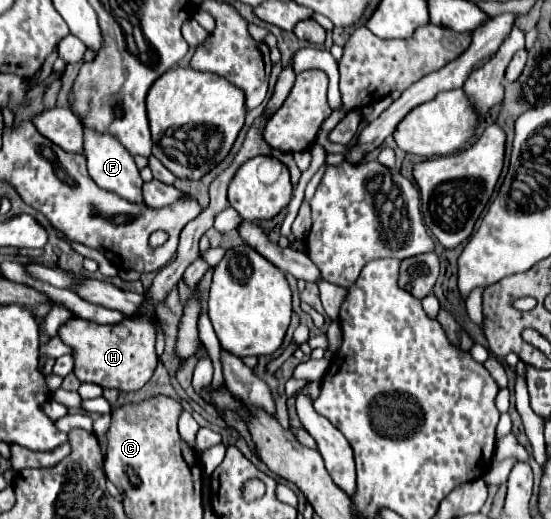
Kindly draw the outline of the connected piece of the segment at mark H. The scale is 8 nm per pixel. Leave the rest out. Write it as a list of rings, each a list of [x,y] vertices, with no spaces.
[[[255,120],[255,124],[251,126],[251,130],[249,130],[249,134],[247,134],[247,138],[245,138],[245,144],[243,144],[243,148],[239,150],[239,154],[235,156],[233,164],[231,164],[227,170],[223,170],[223,172],[211,182],[211,186],[209,186],[211,204],[207,206],[207,210],[203,210],[195,220],[191,220],[191,222],[183,228],[183,232],[181,232],[181,242],[179,242],[179,250],[177,250],[177,258],[175,258],[175,262],[171,262],[171,264],[167,264],[165,268],[159,270],[159,274],[155,276],[151,288],[145,292],[143,308],[141,308],[137,314],[125,318],[125,320],[119,322],[119,324],[97,324],[97,322],[83,320],[83,318],[71,318],[71,320],[67,320],[67,322],[59,328],[59,338],[73,350],[73,360],[75,360],[73,372],[75,372],[75,376],[77,376],[81,382],[97,382],[97,384],[103,386],[103,388],[119,388],[119,390],[129,392],[129,390],[139,390],[139,388],[153,376],[153,370],[155,370],[155,366],[157,366],[157,362],[159,362],[159,358],[157,358],[157,354],[155,354],[155,338],[157,338],[157,334],[155,334],[155,332],[157,332],[157,328],[155,328],[155,322],[157,322],[157,312],[155,312],[155,310],[157,310],[157,308],[155,308],[155,306],[161,304],[161,302],[165,302],[167,294],[175,288],[175,284],[177,284],[179,278],[183,276],[185,268],[199,256],[199,238],[213,226],[215,216],[217,216],[221,210],[229,208],[227,186],[229,186],[229,182],[233,180],[237,168],[239,168],[243,162],[247,162],[249,158],[253,158],[253,156],[257,156],[257,154],[269,154],[269,156],[279,158],[279,160],[289,168],[291,176],[295,176],[295,178],[301,176],[301,172],[299,172],[299,168],[297,168],[297,164],[295,164],[295,160],[293,160],[291,154],[277,152],[277,150],[273,150],[273,148],[269,148],[269,146],[265,144],[265,140],[263,140],[261,134],[259,134],[259,126],[261,126],[261,124],[263,124],[261,120]]]

